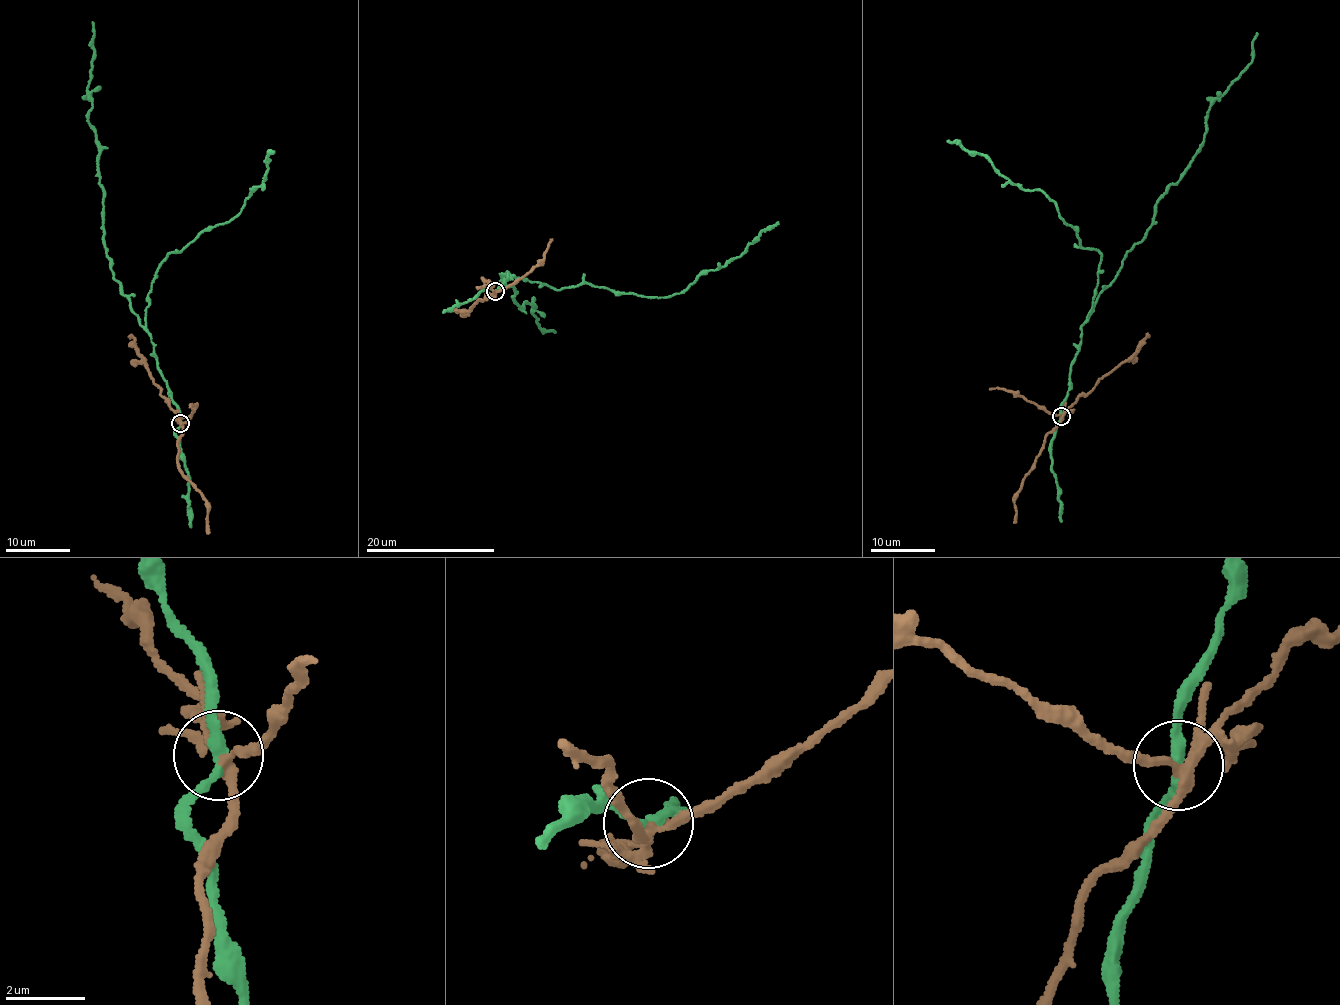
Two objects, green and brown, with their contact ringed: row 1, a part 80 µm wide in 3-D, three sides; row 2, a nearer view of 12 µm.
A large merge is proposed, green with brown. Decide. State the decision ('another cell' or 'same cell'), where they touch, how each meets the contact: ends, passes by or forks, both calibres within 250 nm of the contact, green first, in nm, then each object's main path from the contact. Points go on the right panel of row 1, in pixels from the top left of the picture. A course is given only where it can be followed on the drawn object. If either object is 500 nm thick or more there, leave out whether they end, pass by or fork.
another cell; at (1061, 416); green passes by; brown forks there; 240 nm thick on the green side, 240 nm on the other; green runs (1061, 416), (1081, 329), (1098, 295), (1144, 238), (1157, 198), (1199, 148), (1211, 102), (1252, 61), (1258, 33); brown runs (1061, 416), (1101, 378), (1127, 361), (1148, 334)

